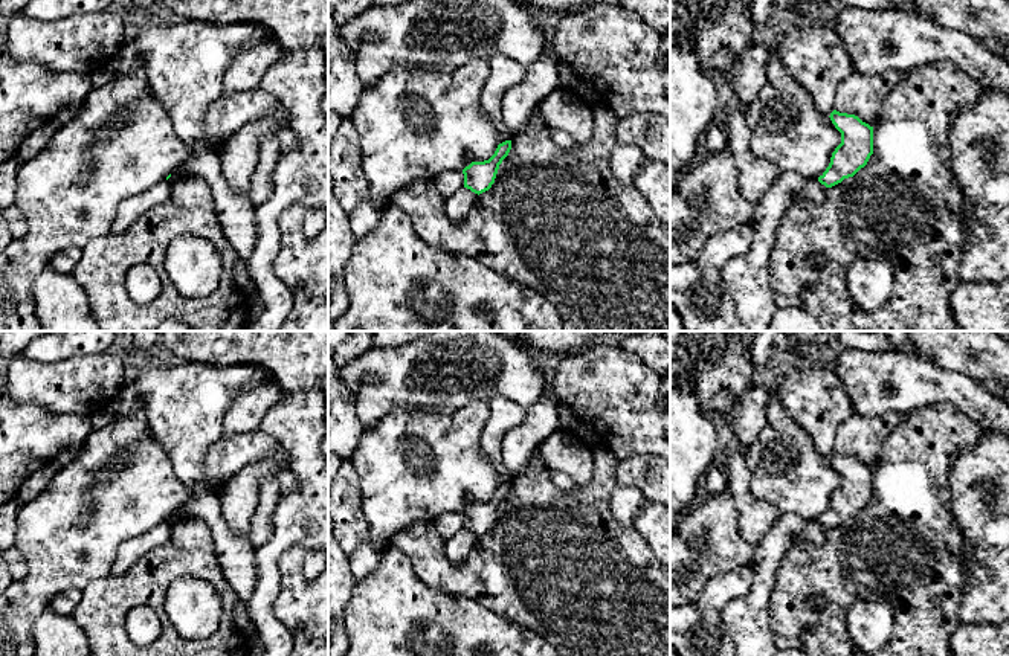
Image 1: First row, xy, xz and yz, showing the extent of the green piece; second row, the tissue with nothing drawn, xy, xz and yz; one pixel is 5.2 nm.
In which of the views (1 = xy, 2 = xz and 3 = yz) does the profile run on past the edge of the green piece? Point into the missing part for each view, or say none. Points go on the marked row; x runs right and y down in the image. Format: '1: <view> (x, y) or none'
1: none
2: none
3: none

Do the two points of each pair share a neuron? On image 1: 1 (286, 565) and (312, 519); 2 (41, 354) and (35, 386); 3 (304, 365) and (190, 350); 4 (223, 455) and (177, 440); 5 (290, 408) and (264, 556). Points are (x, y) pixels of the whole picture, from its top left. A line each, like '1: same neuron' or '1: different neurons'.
1: different neurons
2: different neurons
3: same neuron
4: different neurons
5: same neuron

